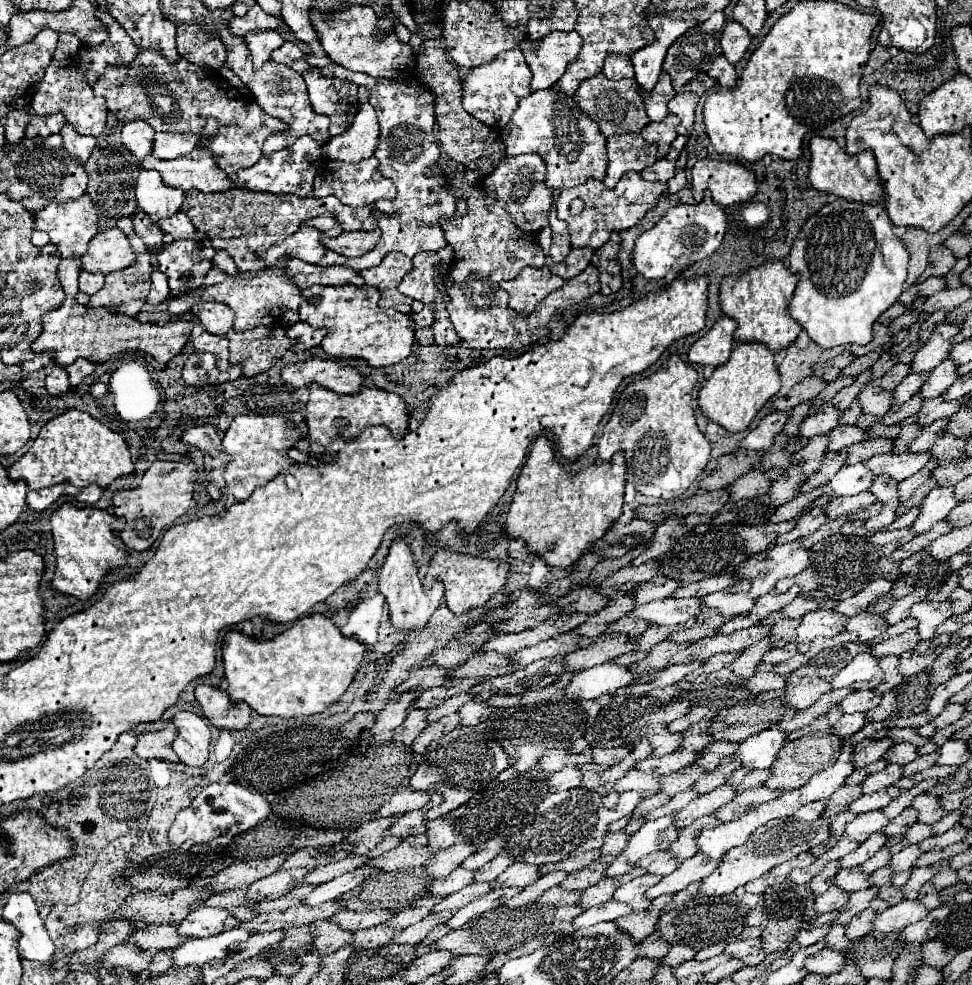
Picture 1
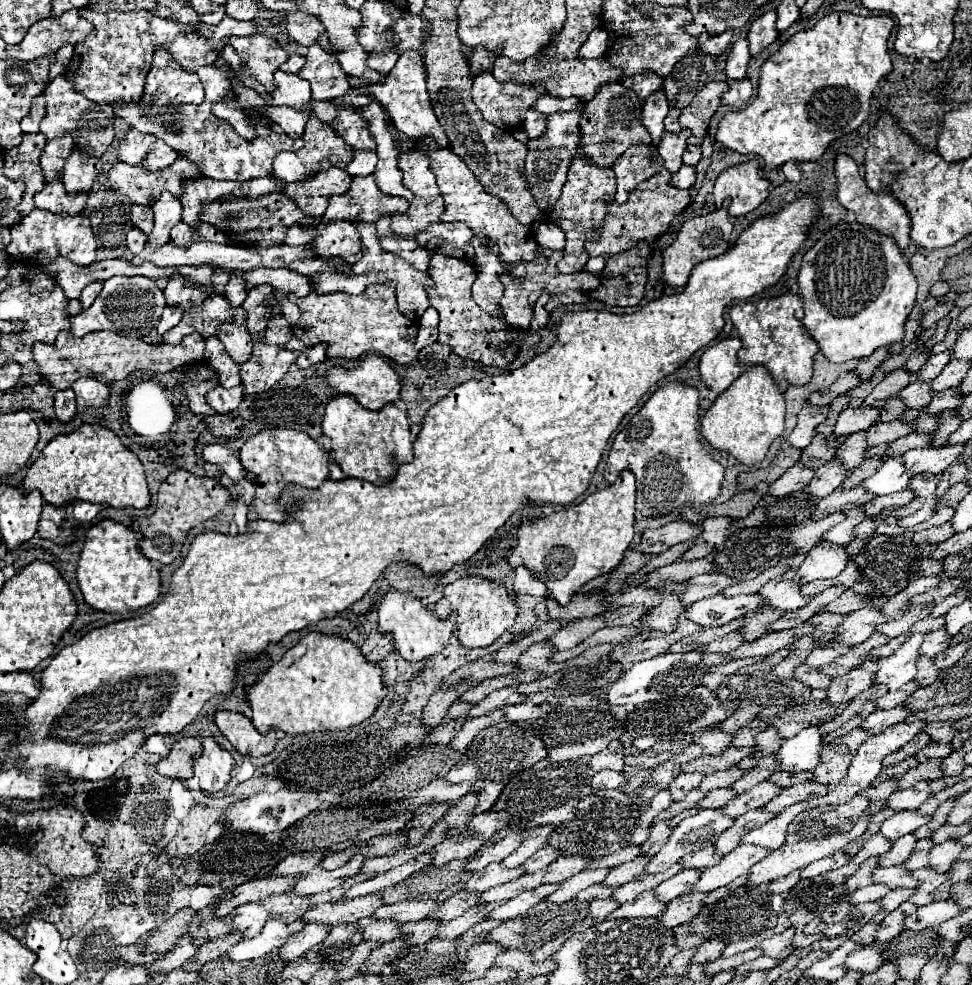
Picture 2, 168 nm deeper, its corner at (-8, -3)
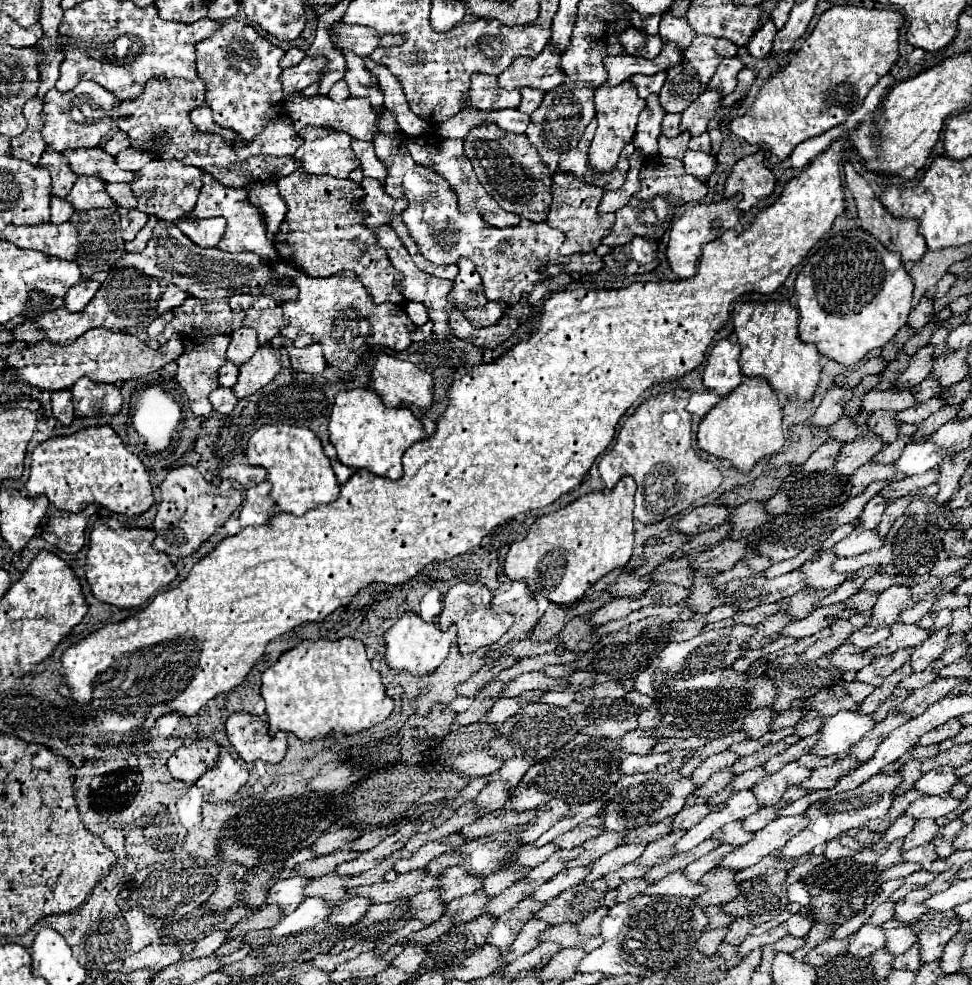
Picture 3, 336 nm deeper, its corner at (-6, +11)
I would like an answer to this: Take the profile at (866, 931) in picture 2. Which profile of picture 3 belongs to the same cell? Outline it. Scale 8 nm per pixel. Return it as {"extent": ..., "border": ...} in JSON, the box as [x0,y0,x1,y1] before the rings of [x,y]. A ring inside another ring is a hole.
{"extent":[869,902,895,924],"border":[[[885,902],[885,904],[881,904],[875,912],[873,912],[873,916],[869,918],[869,922],[871,924],[885,924],[885,922],[889,922],[889,920],[893,920],[895,918],[895,904],[893,902]]]}

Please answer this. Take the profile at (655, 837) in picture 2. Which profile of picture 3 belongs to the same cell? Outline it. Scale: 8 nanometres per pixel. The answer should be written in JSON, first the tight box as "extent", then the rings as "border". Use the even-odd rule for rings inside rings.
{"extent":[673,804,721,830],"border":[[[689,804],[679,814],[673,816],[673,828],[675,830],[677,828],[687,830],[687,828],[695,826],[697,822],[701,822],[705,818],[705,814],[709,814],[709,810],[713,812],[713,810],[719,810],[719,808],[721,808],[721,804],[717,804],[717,806],[711,806],[711,804]]]}

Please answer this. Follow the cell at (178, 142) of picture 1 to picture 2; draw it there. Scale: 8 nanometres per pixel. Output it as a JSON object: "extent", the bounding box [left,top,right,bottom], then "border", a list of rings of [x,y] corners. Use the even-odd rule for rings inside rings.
{"extent":[143,140,179,170],"border":[[[157,140],[151,146],[151,152],[147,154],[147,160],[143,160],[143,166],[149,168],[149,170],[159,170],[159,168],[167,168],[177,158],[179,158],[179,154],[171,146],[167,146],[163,140]]]}

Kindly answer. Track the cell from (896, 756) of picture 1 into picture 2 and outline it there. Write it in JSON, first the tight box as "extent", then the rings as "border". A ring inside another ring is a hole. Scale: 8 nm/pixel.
{"extent":[915,744,953,762],"border":[[[931,744],[931,746],[925,746],[925,748],[917,750],[915,760],[917,762],[927,762],[927,760],[933,760],[933,758],[945,758],[951,752],[953,752],[953,748],[949,744]]]}

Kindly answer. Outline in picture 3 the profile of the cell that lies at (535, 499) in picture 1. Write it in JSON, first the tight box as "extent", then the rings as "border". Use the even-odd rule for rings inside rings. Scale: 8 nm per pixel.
{"extent":[505,476,635,606],"border":[[[625,476],[613,490],[581,496],[569,506],[539,518],[531,526],[527,538],[521,542],[515,542],[509,548],[507,560],[505,560],[505,574],[513,582],[523,580],[529,586],[531,594],[541,594],[553,604],[571,606],[579,602],[599,578],[613,572],[615,568],[623,568],[633,556],[633,532],[635,532],[633,530],[633,496],[635,496],[635,482],[629,476]]]}

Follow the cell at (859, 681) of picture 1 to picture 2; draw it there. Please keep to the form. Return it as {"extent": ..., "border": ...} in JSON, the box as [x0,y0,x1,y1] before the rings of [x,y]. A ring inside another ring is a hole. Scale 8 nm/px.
{"extent":[875,634,923,690],"border":[[[913,634],[905,644],[899,646],[891,656],[877,658],[875,670],[875,684],[883,684],[887,690],[897,690],[909,680],[915,678],[917,666],[915,660],[919,658],[919,646],[923,642],[923,634]]]}

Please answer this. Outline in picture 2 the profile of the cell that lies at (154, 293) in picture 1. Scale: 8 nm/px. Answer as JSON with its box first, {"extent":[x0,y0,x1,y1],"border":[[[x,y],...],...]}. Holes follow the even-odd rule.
{"extent":[157,306,183,334],"border":[[[165,306],[163,314],[159,318],[159,324],[157,324],[157,332],[165,334],[169,328],[173,328],[181,320],[181,316],[183,316],[183,312],[177,306],[175,308],[173,306]]]}

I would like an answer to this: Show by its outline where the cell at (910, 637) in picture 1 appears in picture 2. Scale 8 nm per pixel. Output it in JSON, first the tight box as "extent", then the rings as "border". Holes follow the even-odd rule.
{"extent":[919,628,951,658],"border":[[[939,628],[939,630],[935,630],[935,632],[925,634],[925,640],[923,640],[921,648],[919,648],[919,654],[925,654],[925,656],[933,658],[935,654],[943,652],[943,650],[949,646],[949,642],[951,642],[951,636],[947,636],[945,630]]]}

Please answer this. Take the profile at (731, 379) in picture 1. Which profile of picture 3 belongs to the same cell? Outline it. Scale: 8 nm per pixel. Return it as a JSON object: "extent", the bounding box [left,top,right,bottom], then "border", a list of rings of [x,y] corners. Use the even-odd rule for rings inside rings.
{"extent":[697,378,785,474],"border":[[[743,378],[743,384],[725,396],[699,424],[697,446],[715,456],[729,460],[733,468],[747,474],[765,456],[781,450],[785,436],[781,430],[781,406],[777,394],[763,378]]]}

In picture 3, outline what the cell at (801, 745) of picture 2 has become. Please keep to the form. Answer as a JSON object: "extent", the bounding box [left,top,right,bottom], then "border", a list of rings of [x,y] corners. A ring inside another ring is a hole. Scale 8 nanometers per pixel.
{"extent":[811,710,875,756],"border":[[[843,710],[835,716],[829,716],[823,730],[819,732],[819,742],[811,752],[819,756],[849,756],[851,746],[863,740],[863,736],[873,730],[875,718],[873,714],[859,714],[851,710]]]}

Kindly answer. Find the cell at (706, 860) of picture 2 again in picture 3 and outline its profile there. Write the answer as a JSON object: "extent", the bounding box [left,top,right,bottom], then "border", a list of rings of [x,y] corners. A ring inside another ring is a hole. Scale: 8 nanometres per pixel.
{"extent":[715,822,755,846],"border":[[[741,822],[727,824],[727,826],[723,826],[723,828],[715,834],[715,838],[719,838],[721,842],[733,844],[733,846],[741,846],[741,844],[745,844],[747,840],[751,840],[753,836],[755,836],[755,834],[753,834],[753,832],[747,832]]]}

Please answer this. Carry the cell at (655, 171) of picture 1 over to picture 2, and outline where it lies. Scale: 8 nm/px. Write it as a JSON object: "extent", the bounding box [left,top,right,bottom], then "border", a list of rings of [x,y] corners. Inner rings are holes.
{"extent":[671,164,695,188],"border":[[[683,164],[679,168],[679,172],[675,172],[671,176],[671,184],[675,188],[691,188],[693,182],[695,182],[695,168],[693,166],[687,166],[687,164]]]}

